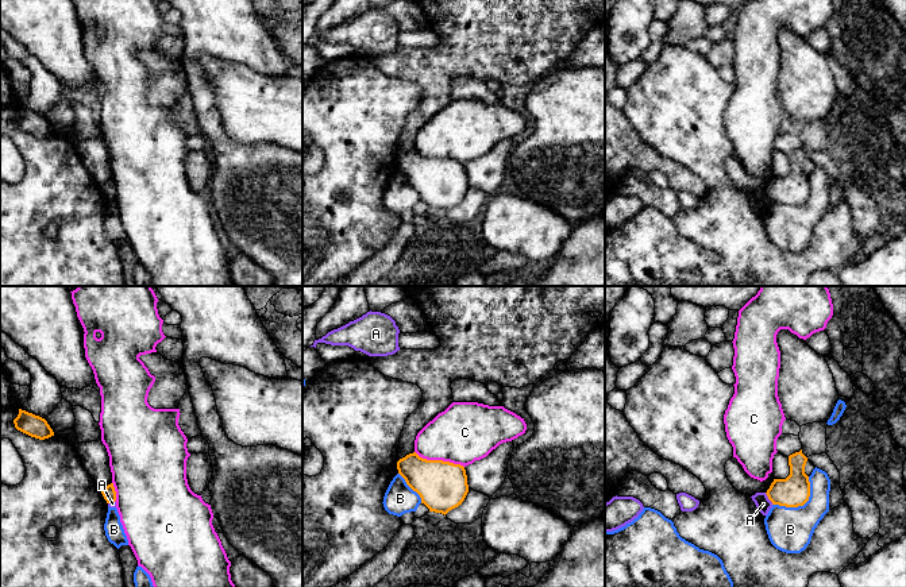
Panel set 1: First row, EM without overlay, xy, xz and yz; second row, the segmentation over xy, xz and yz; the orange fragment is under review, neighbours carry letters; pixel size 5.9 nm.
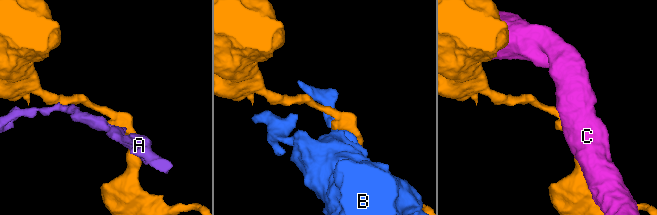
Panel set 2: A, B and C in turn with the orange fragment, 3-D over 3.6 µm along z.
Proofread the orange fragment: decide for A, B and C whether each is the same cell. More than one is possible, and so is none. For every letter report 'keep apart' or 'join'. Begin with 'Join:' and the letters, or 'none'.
Join: none
A: keep apart
B: keep apart
C: keep apart

